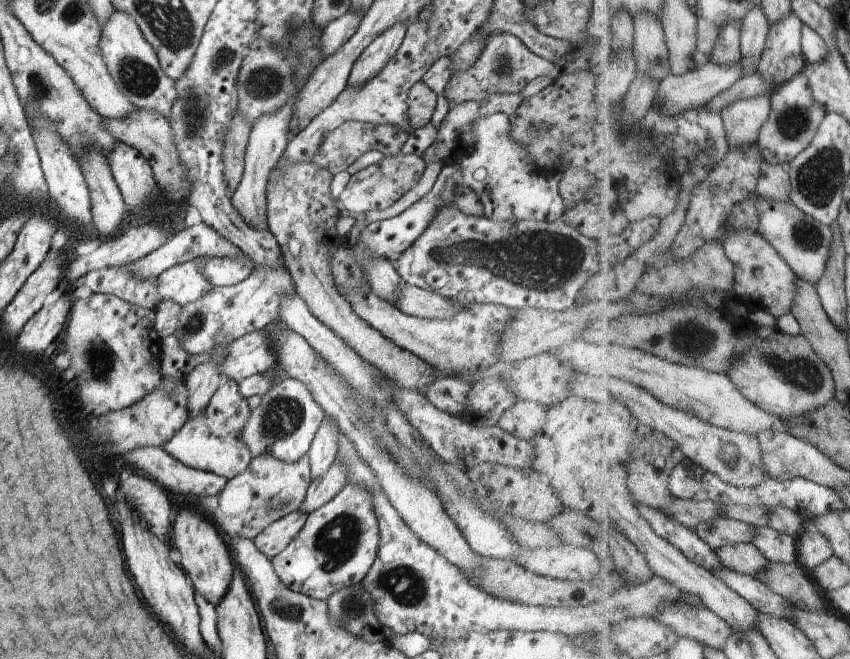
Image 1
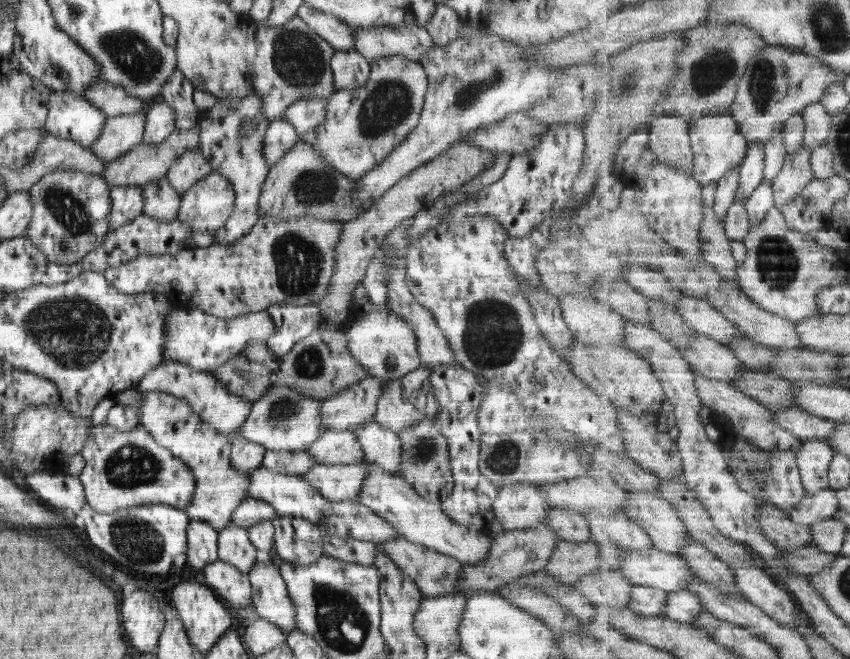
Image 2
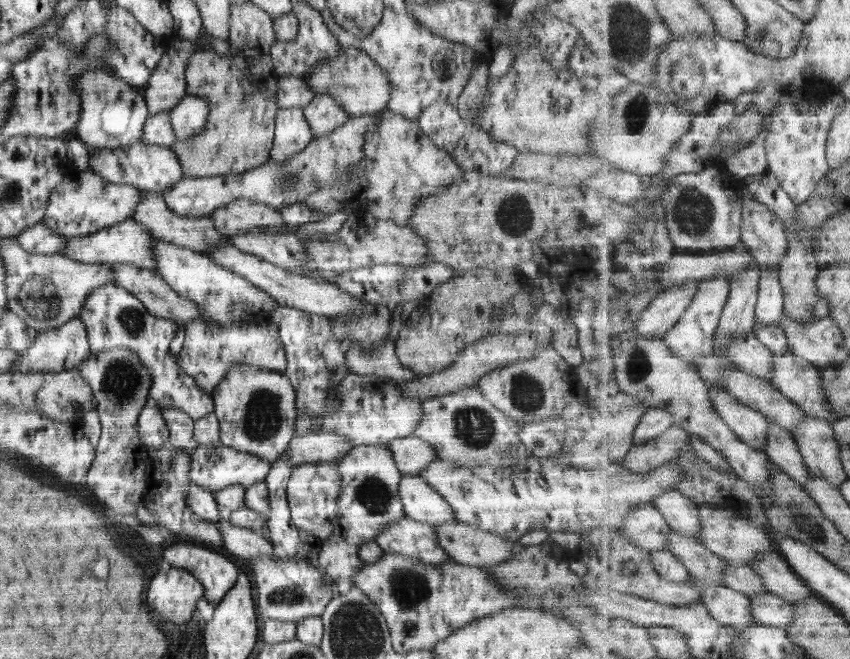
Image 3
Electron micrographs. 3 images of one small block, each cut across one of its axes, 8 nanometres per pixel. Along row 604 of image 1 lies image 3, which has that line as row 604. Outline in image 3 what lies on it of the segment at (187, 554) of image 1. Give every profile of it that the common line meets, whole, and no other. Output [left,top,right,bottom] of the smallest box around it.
[163,539,238,606]

